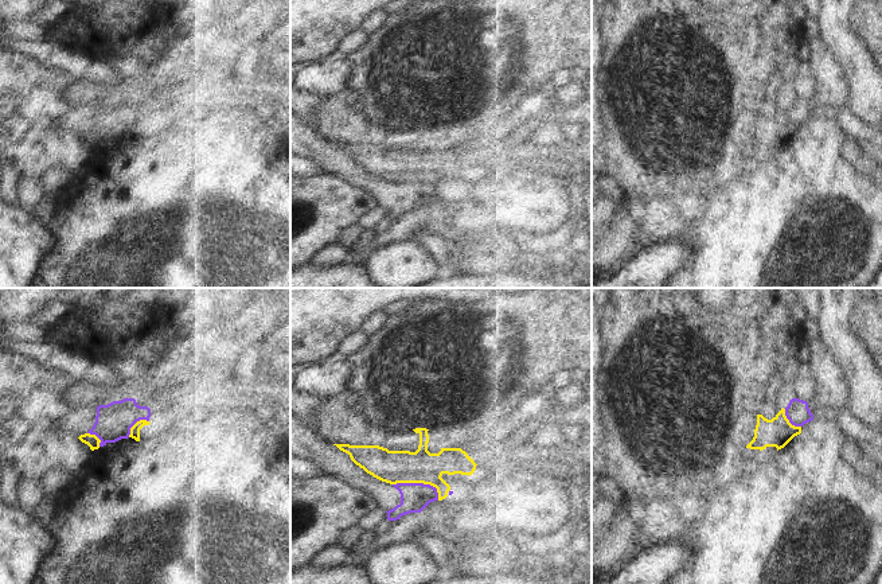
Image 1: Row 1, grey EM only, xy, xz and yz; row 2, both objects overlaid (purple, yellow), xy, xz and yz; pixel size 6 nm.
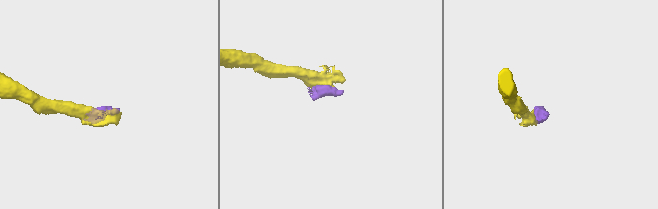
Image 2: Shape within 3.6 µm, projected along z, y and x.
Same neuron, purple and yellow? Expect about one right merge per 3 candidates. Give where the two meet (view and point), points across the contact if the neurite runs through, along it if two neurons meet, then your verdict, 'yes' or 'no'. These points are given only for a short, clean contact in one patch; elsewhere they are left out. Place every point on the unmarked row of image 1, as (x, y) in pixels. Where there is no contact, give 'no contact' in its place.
xz (420, 182) | along xz (393, 182), (429, 182), (436, 187), (438, 198) | no

